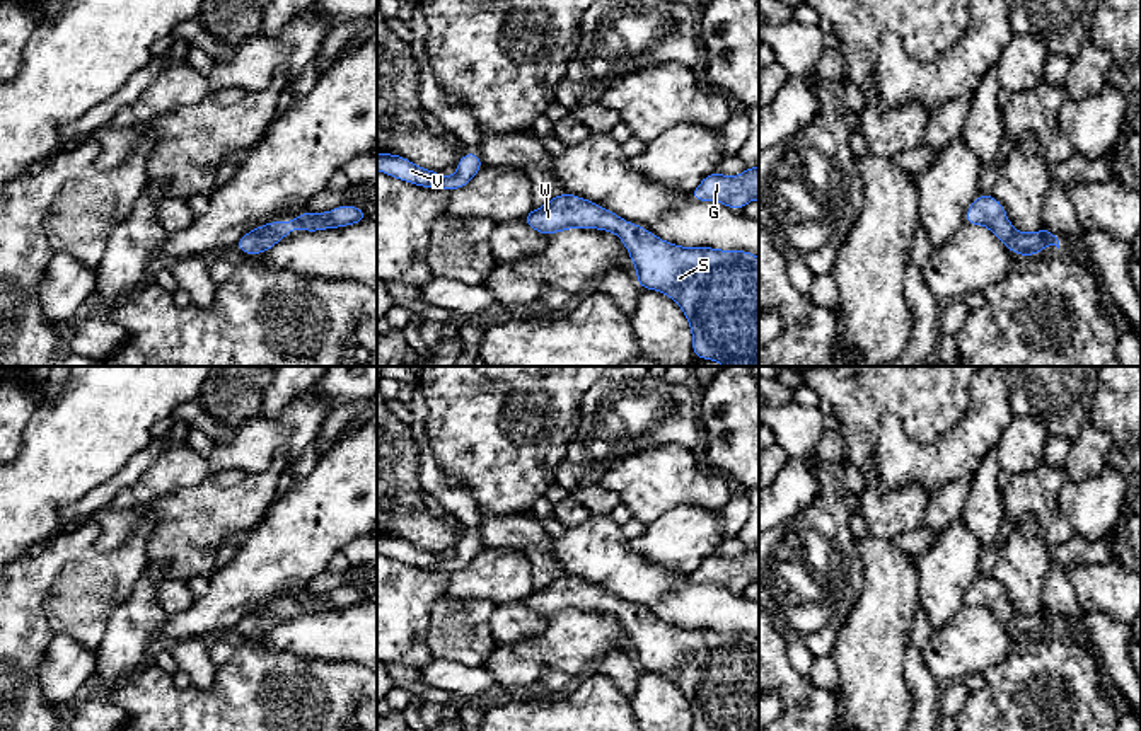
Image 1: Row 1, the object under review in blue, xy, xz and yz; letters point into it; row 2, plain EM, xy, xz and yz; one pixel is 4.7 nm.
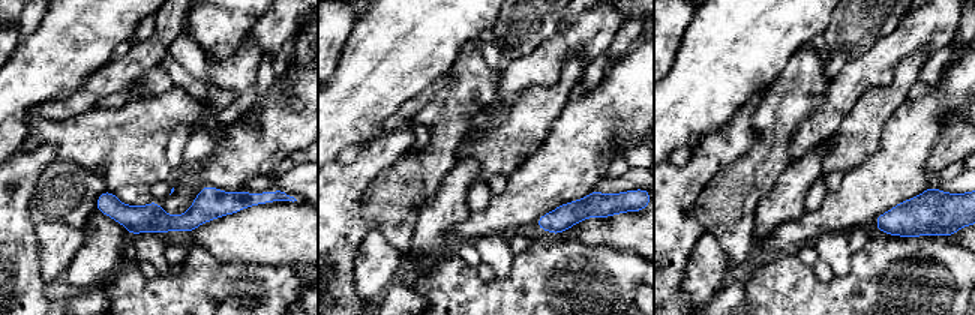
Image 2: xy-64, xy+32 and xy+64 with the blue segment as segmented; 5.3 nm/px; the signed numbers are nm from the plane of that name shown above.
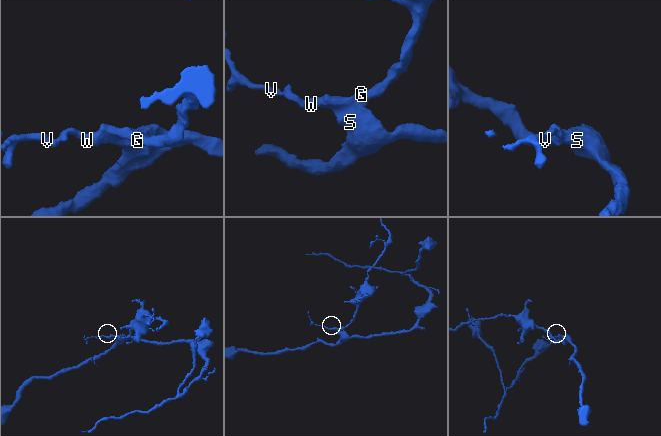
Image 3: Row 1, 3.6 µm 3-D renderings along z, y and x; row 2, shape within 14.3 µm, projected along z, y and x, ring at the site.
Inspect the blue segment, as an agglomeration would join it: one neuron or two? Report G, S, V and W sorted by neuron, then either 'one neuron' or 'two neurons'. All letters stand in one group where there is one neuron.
groups G S V W; one neuron

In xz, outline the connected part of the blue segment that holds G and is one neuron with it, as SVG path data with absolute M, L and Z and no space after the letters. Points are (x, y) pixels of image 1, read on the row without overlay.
M759 547L745 550L737 559L708 555L689 578L694 583L716 583L742 593L749 583L759 581Z

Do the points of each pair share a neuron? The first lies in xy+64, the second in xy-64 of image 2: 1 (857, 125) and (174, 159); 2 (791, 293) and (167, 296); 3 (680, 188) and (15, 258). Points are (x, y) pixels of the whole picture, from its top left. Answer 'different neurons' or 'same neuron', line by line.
1: different neurons
2: same neuron
3: same neuron

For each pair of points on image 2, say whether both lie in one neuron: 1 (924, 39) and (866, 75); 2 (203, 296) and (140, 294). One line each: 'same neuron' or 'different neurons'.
1: same neuron
2: same neuron

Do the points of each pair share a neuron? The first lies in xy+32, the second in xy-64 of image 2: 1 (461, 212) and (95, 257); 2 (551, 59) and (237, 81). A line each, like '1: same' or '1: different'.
1: same
2: same

